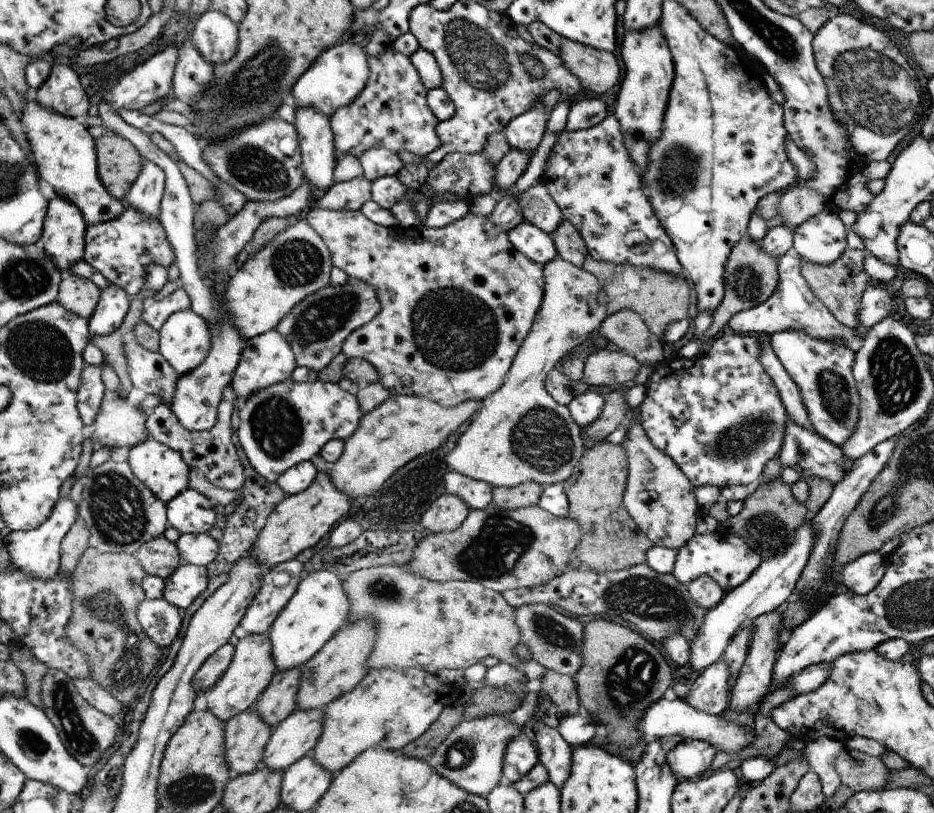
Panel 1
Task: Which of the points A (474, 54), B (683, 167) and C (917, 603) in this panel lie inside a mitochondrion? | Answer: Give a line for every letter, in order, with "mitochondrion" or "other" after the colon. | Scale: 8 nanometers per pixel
A: mitochondrion
B: mitochondrion
C: mitochondrion

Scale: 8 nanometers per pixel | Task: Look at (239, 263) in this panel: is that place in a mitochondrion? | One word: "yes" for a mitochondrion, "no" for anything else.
no

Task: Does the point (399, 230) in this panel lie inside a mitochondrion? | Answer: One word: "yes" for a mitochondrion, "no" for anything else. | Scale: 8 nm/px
no

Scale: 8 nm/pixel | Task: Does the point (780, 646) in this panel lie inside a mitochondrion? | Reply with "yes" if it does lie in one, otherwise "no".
no

